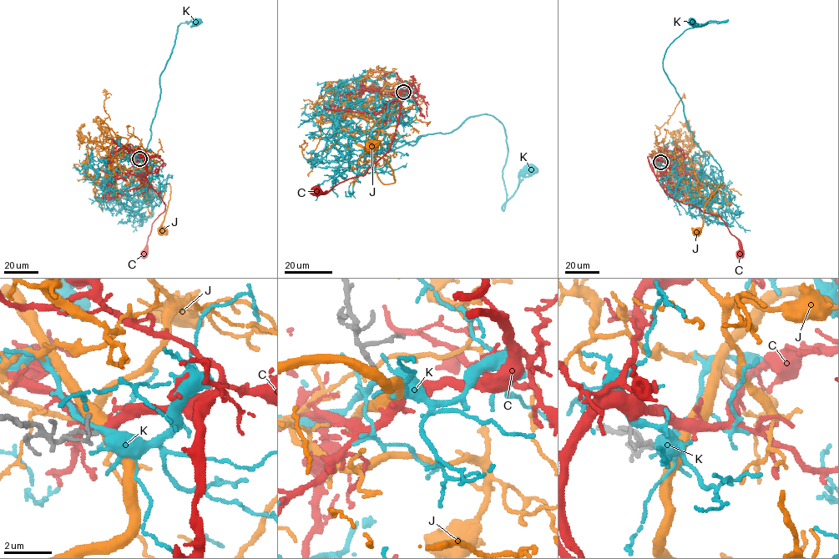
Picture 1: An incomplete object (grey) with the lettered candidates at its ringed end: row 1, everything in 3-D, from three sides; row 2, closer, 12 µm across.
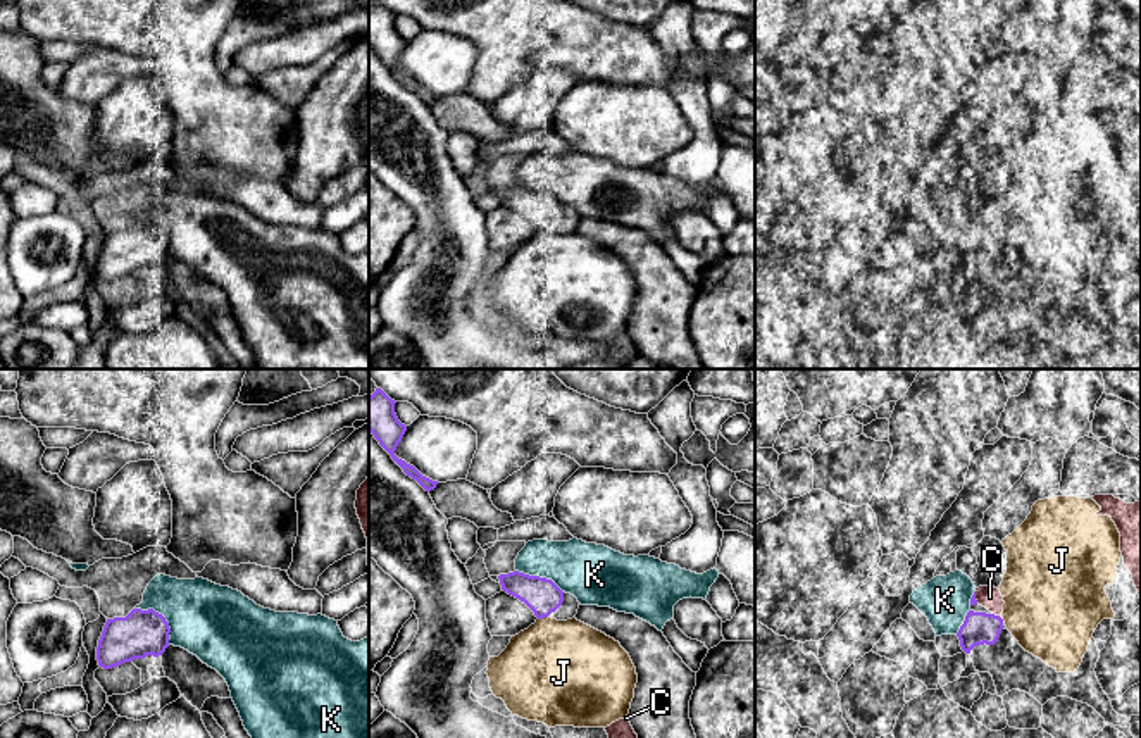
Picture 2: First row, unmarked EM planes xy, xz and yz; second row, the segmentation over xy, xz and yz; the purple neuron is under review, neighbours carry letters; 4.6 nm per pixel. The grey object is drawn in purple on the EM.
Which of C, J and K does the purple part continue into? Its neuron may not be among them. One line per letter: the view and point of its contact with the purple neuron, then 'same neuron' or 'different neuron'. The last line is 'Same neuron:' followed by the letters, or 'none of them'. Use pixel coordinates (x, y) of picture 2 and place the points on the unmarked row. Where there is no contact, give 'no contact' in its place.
C: meets purple in yz at (997, 230); same neuron
J: meets purple in xz at (542, 231); different neuron
K: meets purple in xz at (538, 190); different neuron
Same neuron: C

